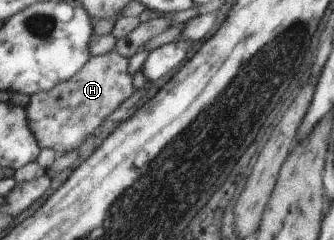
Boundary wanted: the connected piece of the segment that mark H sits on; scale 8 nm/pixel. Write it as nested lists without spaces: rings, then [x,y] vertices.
[[[110,49],[103,55],[90,56],[89,62],[72,79],[65,80],[64,83],[58,83],[56,87],[30,97],[25,109],[28,129],[34,135],[36,143],[41,149],[52,149],[58,156],[61,156],[70,150],[74,150],[74,148],[78,148],[86,140],[87,136],[92,136],[94,130],[102,124],[108,114],[112,114],[122,102],[132,96],[132,92],[134,92],[132,84],[134,84],[132,76],[128,74],[128,59],[122,57],[119,52]]]

